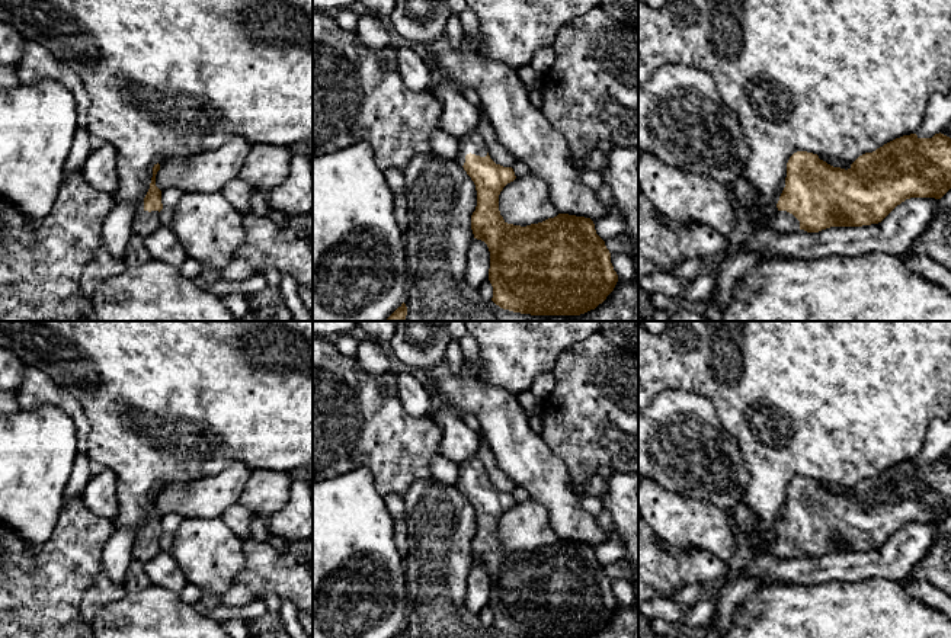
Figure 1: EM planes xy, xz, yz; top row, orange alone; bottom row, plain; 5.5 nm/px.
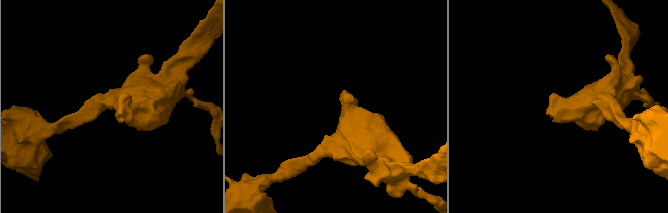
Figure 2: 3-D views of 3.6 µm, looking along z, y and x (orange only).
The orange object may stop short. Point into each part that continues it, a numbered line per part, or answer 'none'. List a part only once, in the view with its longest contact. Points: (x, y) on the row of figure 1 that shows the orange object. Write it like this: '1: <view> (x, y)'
1: yz (784, 223)

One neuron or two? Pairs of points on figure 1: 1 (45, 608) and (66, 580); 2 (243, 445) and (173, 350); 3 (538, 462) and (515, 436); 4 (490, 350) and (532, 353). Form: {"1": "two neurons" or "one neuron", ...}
{"1": "one neuron", "2": "one neuron", "3": "one neuron", "4": "one neuron"}

